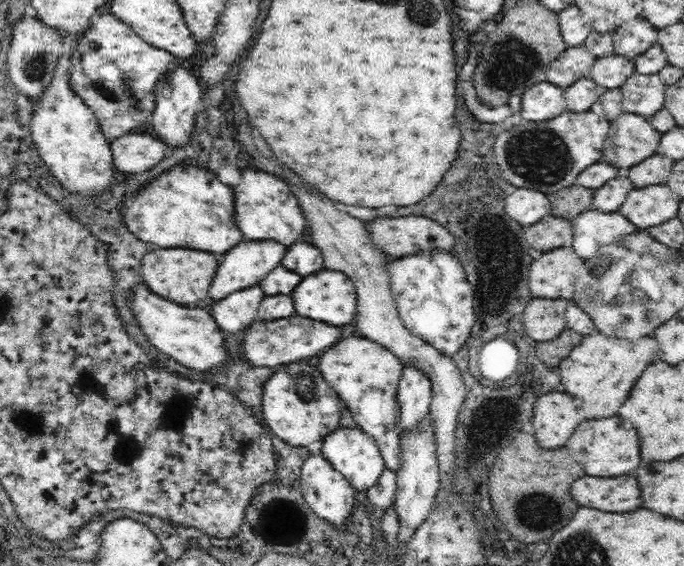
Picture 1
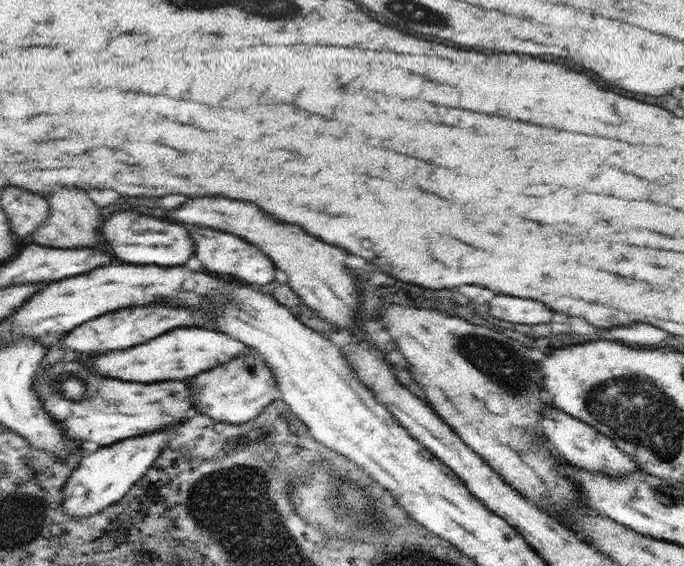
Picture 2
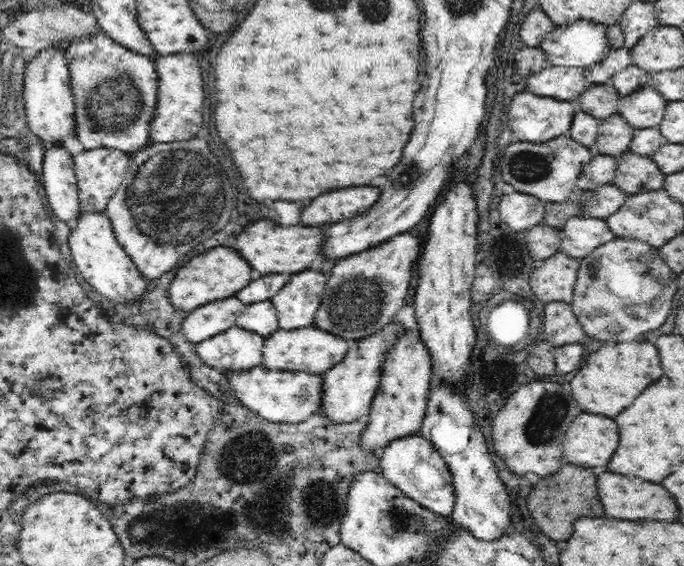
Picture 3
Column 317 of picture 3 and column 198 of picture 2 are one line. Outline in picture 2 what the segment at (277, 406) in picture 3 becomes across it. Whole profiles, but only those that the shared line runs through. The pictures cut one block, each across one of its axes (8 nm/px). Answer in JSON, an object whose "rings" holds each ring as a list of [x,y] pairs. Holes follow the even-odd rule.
{"rings":[[[246,348],[236,360],[220,364],[216,368],[192,377],[192,405],[198,413],[228,424],[242,424],[254,420],[278,394],[277,382],[272,370],[266,366],[264,358]]]}

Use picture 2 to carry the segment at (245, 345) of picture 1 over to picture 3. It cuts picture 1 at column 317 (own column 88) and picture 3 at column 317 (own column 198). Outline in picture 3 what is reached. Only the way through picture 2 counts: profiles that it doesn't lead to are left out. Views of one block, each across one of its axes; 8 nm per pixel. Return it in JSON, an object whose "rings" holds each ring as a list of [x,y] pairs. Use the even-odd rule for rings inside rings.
{"rings":[[[412,229],[374,248],[342,258],[332,268],[314,326],[346,340],[360,340],[374,334],[392,322],[396,311],[404,306],[412,266],[420,256],[420,236]]]}

